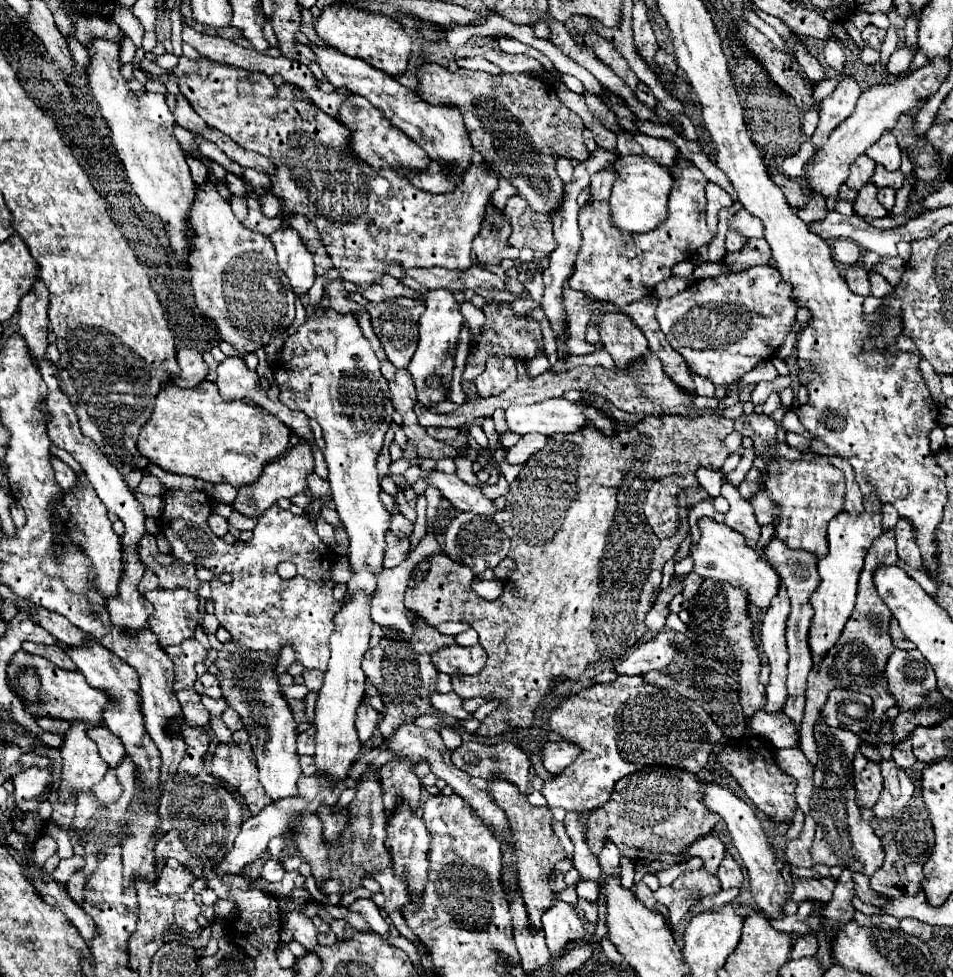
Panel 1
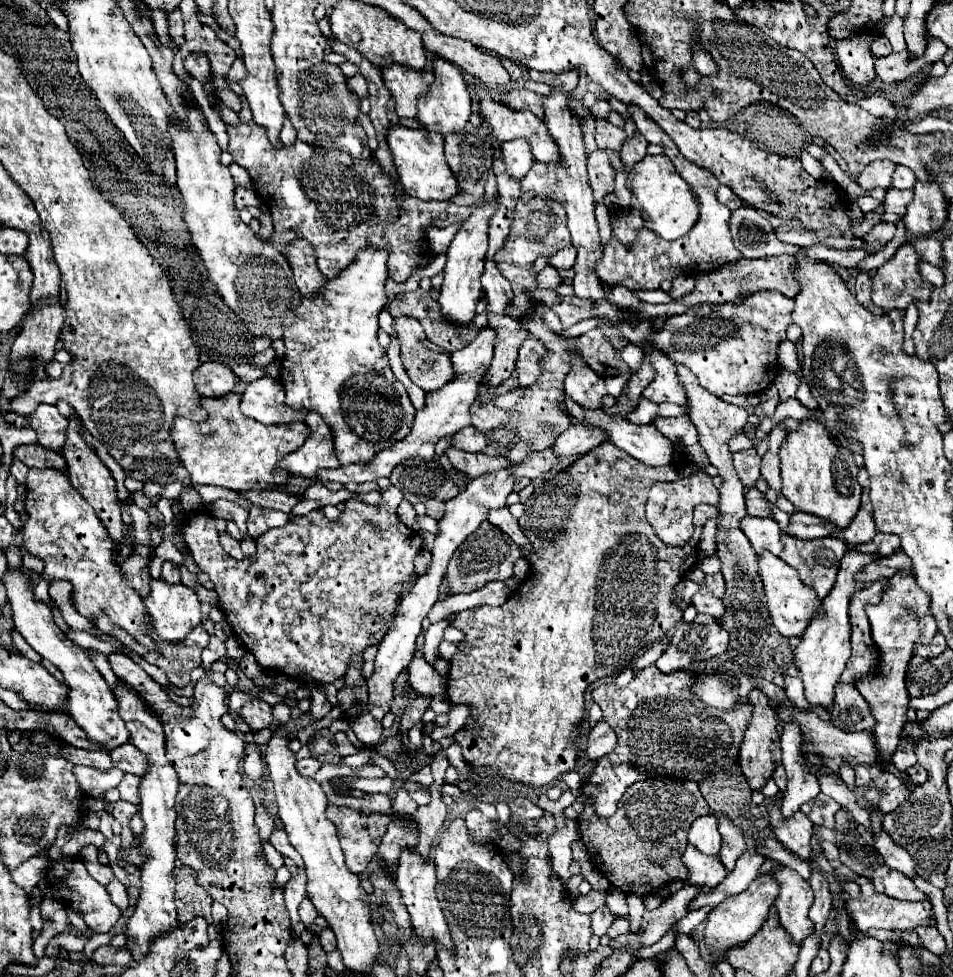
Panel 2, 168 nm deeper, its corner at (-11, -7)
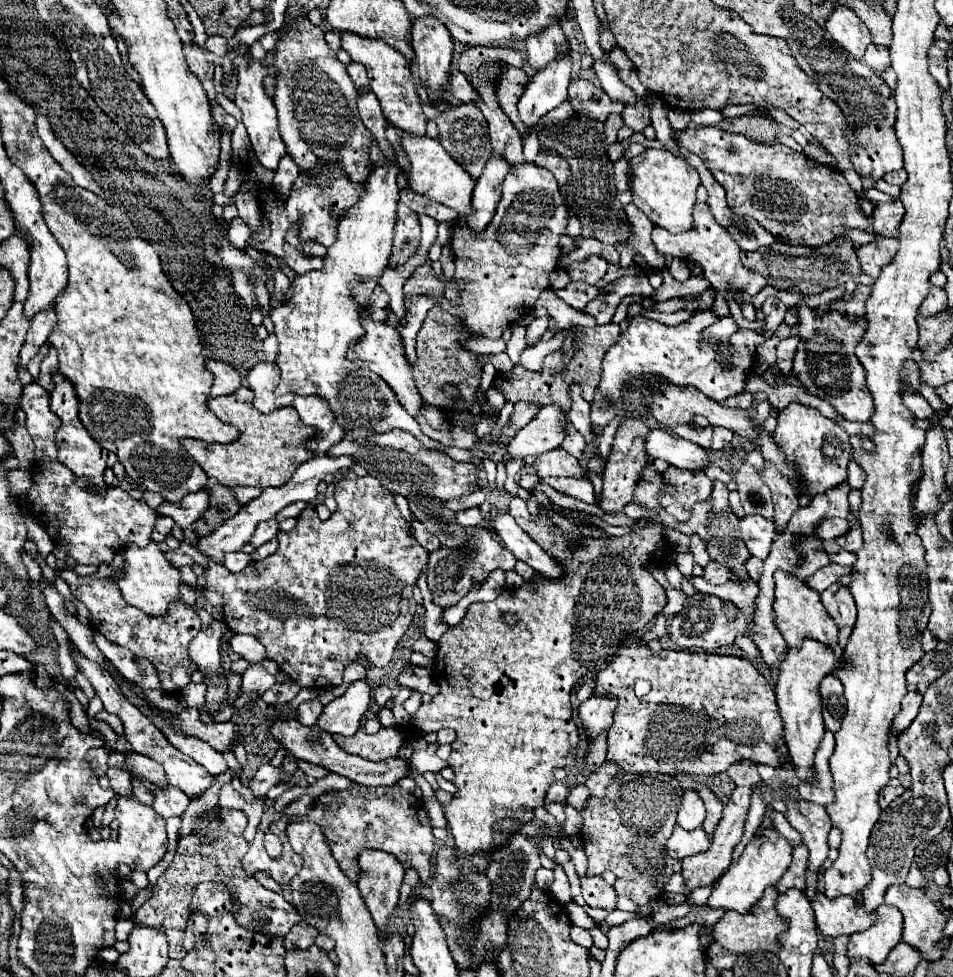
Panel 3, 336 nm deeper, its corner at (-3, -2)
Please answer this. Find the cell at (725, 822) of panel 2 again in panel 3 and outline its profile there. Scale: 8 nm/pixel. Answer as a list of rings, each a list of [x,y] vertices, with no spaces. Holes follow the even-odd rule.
[[[696,783],[694,789],[698,789],[698,793],[700,793],[700,797],[702,797],[704,805],[706,805],[706,821],[704,821],[702,827],[704,827],[704,831],[712,837],[714,831],[716,831],[716,827],[718,827],[718,823],[720,823],[720,819],[722,819],[722,809],[724,809],[724,805],[716,799],[716,795],[714,795],[706,785]]]

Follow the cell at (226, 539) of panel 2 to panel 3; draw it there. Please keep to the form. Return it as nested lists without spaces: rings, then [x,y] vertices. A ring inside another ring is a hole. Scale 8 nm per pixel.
[[[232,551],[232,553],[226,553],[226,555],[224,555],[224,565],[226,565],[230,571],[234,571],[234,573],[242,571],[250,561],[252,561],[252,559],[250,559],[246,553],[242,553],[242,551]]]

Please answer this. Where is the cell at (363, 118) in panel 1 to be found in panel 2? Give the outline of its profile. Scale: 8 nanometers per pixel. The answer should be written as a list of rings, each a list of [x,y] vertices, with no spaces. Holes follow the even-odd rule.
[[[392,126],[388,132],[388,146],[394,154],[394,164],[400,176],[400,184],[406,188],[410,196],[416,196],[424,202],[438,200],[446,202],[460,192],[458,180],[454,178],[446,158],[444,158],[444,138],[442,136],[426,136],[422,130],[410,130],[404,126]]]

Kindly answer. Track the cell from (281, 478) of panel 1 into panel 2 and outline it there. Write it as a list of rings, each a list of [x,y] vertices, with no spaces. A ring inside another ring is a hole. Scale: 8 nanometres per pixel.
[[[308,412],[304,422],[312,430],[312,434],[296,452],[284,456],[278,466],[288,470],[290,476],[316,478],[318,470],[338,468],[340,464],[338,456],[334,456],[334,440],[330,440],[330,426],[322,420],[322,416],[318,416],[316,412]]]

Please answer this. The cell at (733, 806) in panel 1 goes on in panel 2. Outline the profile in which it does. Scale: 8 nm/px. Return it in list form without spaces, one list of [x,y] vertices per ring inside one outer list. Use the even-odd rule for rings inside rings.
[[[790,868],[776,870],[774,876],[782,886],[780,896],[774,902],[774,906],[778,908],[780,924],[790,934],[794,944],[802,944],[802,940],[810,936],[814,928],[814,924],[810,924],[810,918],[808,918],[808,910],[814,902],[812,888],[798,872]]]

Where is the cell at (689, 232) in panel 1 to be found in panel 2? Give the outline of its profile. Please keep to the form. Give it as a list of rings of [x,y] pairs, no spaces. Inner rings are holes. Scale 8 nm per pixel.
[[[628,106],[628,114],[634,120],[636,128],[646,136],[646,140],[650,144],[658,144],[664,148],[664,154],[670,158],[670,162],[676,166],[676,170],[680,172],[680,176],[694,186],[694,194],[698,196],[700,202],[700,218],[698,224],[682,238],[670,242],[670,240],[662,240],[660,236],[656,236],[650,230],[642,230],[638,234],[638,240],[632,246],[632,252],[626,250],[614,236],[612,242],[608,246],[604,246],[604,256],[602,260],[596,264],[598,276],[602,280],[604,286],[612,286],[612,284],[622,284],[628,290],[656,290],[660,288],[662,280],[674,280],[678,276],[700,276],[702,272],[726,266],[726,264],[734,264],[738,258],[742,258],[742,254],[736,250],[736,246],[732,244],[732,236],[730,236],[730,226],[728,226],[728,218],[730,218],[730,208],[726,208],[724,204],[718,202],[716,198],[716,190],[720,186],[720,182],[706,170],[698,168],[696,164],[692,164],[690,160],[686,160],[680,150],[676,148],[676,144],[670,140],[670,136],[666,136],[666,132],[662,132],[662,128],[658,128],[658,124],[654,124],[654,120],[650,120],[650,116],[646,116],[646,112],[642,112],[640,108]]]

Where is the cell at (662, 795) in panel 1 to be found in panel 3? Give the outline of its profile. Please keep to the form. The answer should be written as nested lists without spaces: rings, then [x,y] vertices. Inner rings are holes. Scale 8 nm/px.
[[[604,763],[588,781],[592,791],[580,815],[584,819],[580,839],[588,857],[588,875],[612,871],[616,875],[616,895],[630,897],[638,905],[646,905],[650,897],[662,893],[672,873],[680,873],[680,861],[666,855],[666,839],[676,825],[676,813],[682,803],[684,789],[672,775],[622,775],[614,783],[614,763]]]

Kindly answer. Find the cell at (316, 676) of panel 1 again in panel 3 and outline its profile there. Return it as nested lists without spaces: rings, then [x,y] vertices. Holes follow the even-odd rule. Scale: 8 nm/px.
[[[320,699],[304,701],[304,703],[298,707],[298,721],[300,721],[300,723],[306,723],[308,727],[310,727],[310,725],[316,725],[320,713],[322,713],[322,703],[320,703]]]

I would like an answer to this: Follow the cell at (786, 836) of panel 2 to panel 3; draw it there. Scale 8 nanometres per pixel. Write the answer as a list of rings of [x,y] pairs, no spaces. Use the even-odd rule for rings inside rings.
[[[804,843],[792,847],[792,863],[790,863],[788,871],[782,875],[782,879],[776,885],[778,893],[782,893],[782,891],[786,891],[790,887],[804,889],[804,881],[806,881],[806,877],[804,877],[804,873],[806,873],[806,855],[808,855],[808,851],[806,851]]]

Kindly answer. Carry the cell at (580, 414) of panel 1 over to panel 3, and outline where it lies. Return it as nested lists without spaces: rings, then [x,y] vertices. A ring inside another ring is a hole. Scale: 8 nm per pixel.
[[[652,429],[648,433],[646,453],[652,459],[664,459],[680,469],[704,469],[712,463],[700,445],[674,437],[664,429]]]

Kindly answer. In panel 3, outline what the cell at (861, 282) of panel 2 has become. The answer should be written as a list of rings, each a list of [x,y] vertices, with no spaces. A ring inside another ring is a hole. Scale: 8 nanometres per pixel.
[[[858,287],[856,289],[856,293],[848,299],[848,303],[846,303],[846,313],[852,317],[852,319],[856,319],[856,317],[860,317],[860,315],[864,315],[864,301],[866,301],[866,295],[868,295],[868,287]]]

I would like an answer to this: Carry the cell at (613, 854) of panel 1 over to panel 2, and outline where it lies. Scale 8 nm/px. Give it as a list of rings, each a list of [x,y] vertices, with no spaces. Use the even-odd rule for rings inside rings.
[[[714,814],[698,816],[698,820],[694,820],[694,824],[688,830],[688,842],[692,846],[696,846],[700,852],[706,852],[710,856],[718,856],[722,836],[716,828],[716,816]]]

